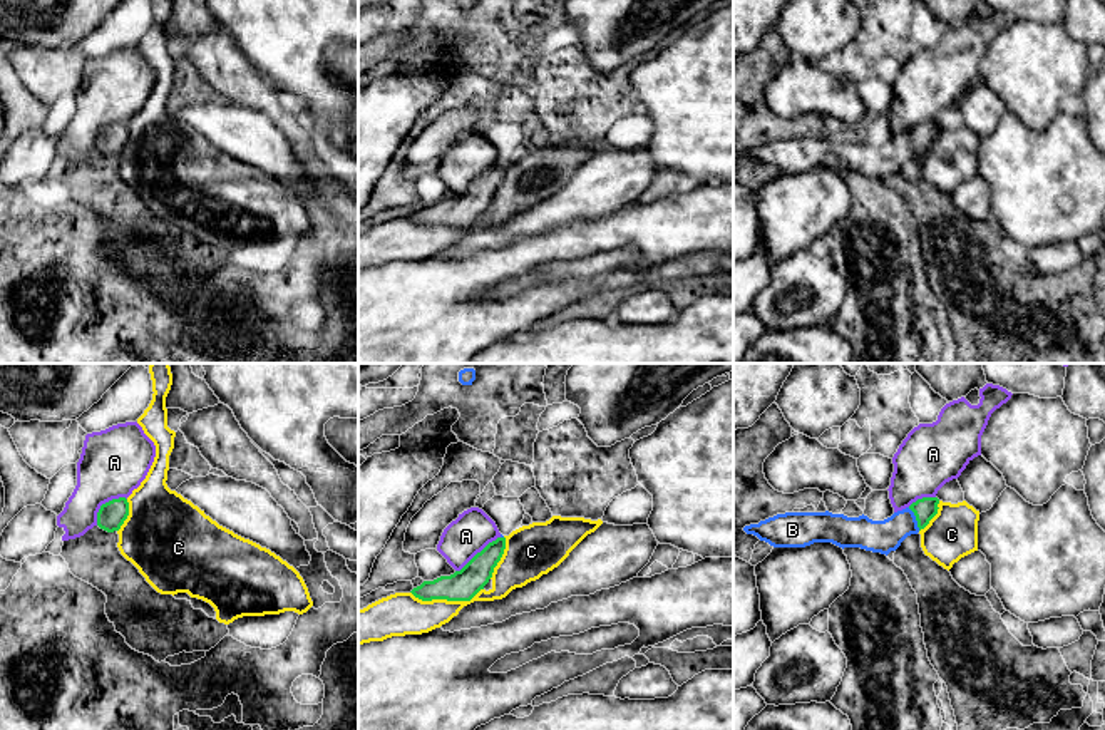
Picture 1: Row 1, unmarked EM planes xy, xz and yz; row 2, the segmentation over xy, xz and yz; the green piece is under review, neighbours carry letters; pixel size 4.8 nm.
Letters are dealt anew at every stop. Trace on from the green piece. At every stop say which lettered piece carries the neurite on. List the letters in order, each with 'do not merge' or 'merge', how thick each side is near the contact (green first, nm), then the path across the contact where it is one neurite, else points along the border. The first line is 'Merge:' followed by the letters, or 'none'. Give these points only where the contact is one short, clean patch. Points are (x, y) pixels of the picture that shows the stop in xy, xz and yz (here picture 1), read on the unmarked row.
Merge: B
A: do not merge | 140/320 nm | along xy (126, 123), (106, 126), (97, 138), (96, 149)
B: merge | 110/160 nm | across yz (925, 134), (916, 144), (879, 161)
C: do not merge | 150/200 nm

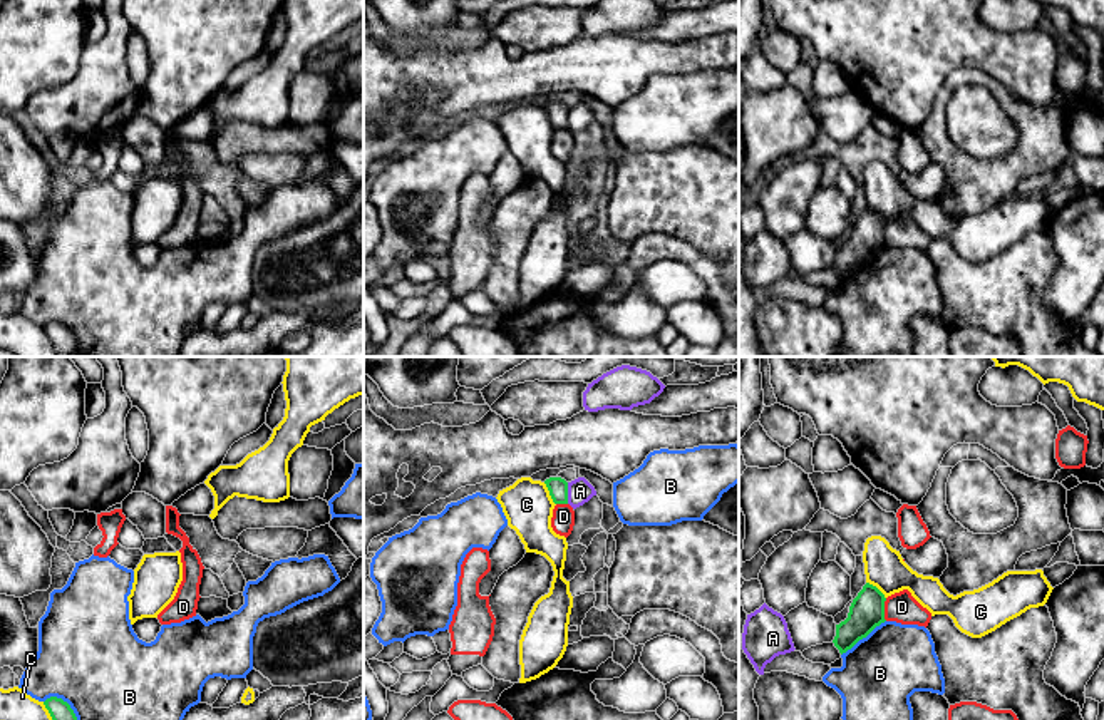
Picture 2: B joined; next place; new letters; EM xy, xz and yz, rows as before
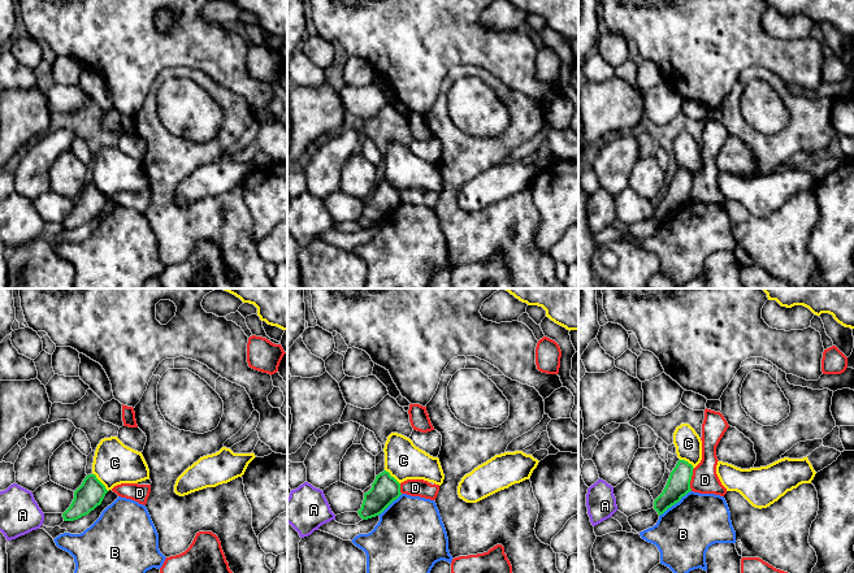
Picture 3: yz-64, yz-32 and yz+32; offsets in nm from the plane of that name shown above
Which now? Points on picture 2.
Merge: none
A: do not merge | 100/120 nm
B: do not merge | 170/360 nm
C: do not merge | 100/240 nm
D: do not merge | 170/150 nm | along yz (887, 223), (885, 245)

